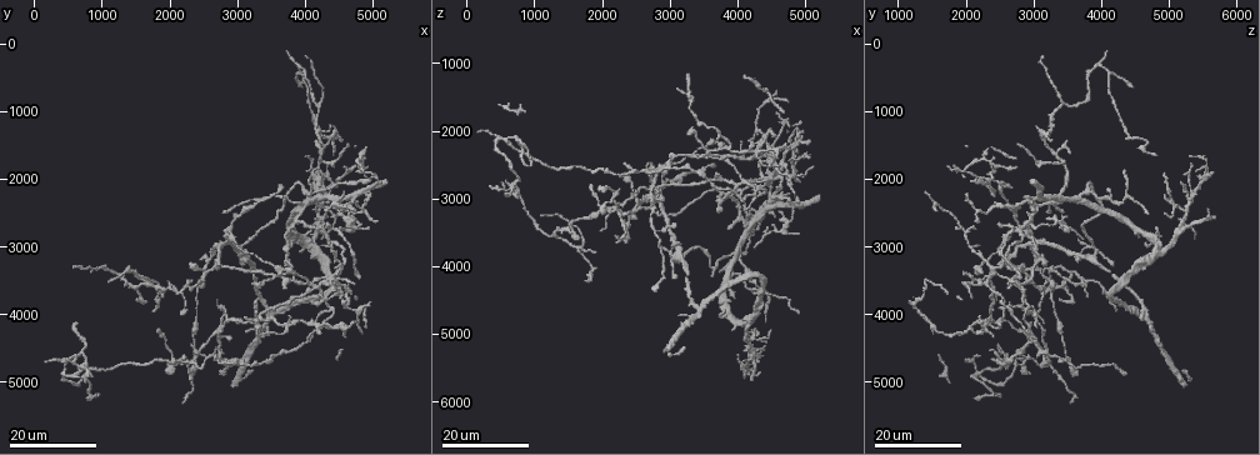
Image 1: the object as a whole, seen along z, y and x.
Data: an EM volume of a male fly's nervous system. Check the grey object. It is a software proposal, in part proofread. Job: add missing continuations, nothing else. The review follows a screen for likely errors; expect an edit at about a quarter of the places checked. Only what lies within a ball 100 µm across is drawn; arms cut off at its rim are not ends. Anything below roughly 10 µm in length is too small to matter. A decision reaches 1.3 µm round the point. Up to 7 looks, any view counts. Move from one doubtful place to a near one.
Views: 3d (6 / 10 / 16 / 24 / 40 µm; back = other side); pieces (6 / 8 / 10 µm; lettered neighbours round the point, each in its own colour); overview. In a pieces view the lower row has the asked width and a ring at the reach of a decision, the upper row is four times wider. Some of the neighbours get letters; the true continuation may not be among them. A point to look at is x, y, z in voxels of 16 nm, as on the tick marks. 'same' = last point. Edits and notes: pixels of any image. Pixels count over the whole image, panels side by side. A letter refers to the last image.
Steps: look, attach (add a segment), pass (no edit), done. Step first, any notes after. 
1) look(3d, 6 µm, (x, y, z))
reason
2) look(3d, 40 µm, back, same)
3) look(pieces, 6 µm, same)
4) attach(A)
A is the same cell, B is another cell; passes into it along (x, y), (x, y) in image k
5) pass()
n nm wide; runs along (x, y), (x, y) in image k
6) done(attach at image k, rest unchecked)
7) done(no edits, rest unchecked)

look(3d, 24 µm, (1950, 3550, 3450))
tapers out

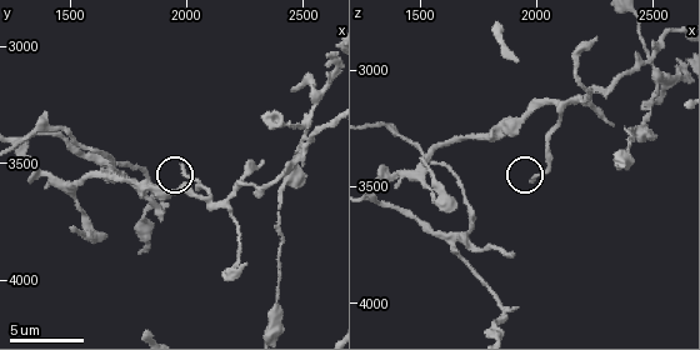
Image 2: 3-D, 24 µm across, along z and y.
look(pieces, 8 µm, (1990, 3510, 3480))
see the neighbours

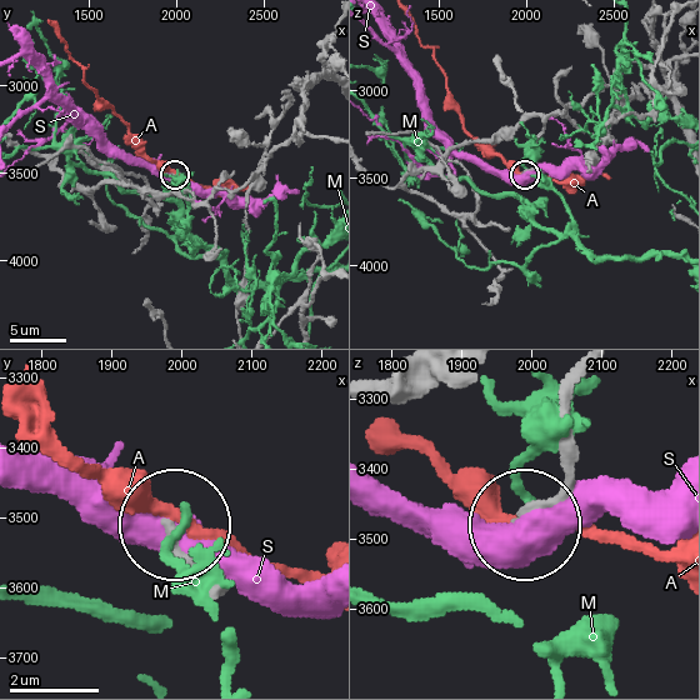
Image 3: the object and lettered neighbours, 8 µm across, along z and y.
pass()
A, M and S are other cells; runs along (214, 590), (169, 526) in image 3; none of them fits

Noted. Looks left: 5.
look(3d, 24 µm, (550, 3300, 2750))

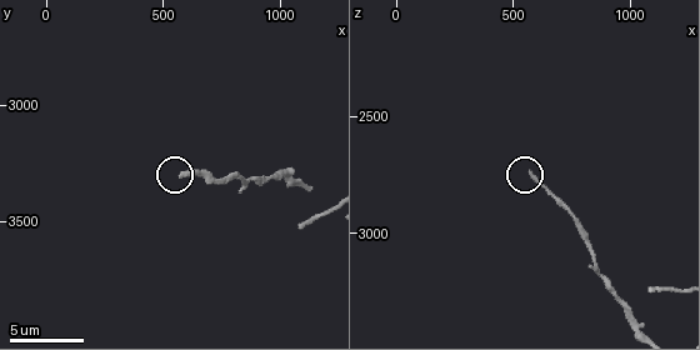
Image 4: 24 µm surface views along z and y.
look(pieces, 6 µm, (580, 3310, 2730))

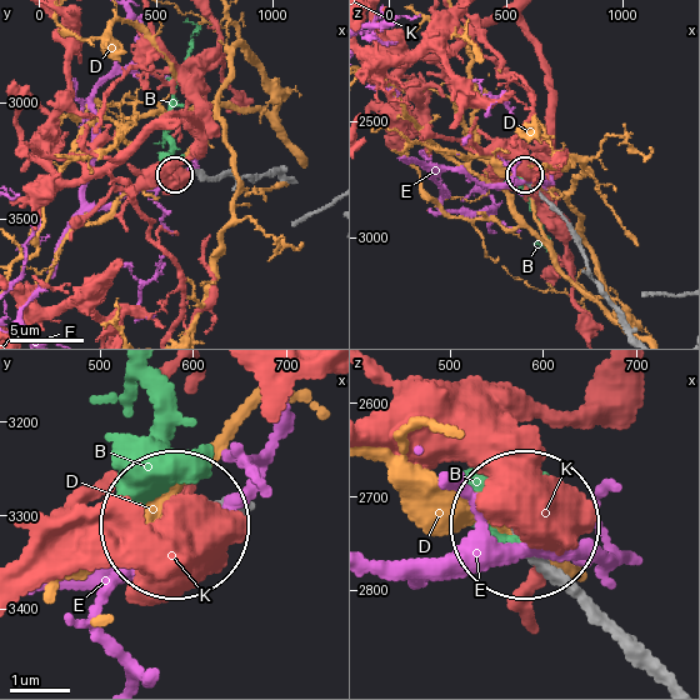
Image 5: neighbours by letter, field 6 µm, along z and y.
pass()
170 nm wide; B, D, E and K are other cells; none of them fits

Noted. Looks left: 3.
look(3d, 16 µm, (2750, 2500, 3200))
long arm stops here

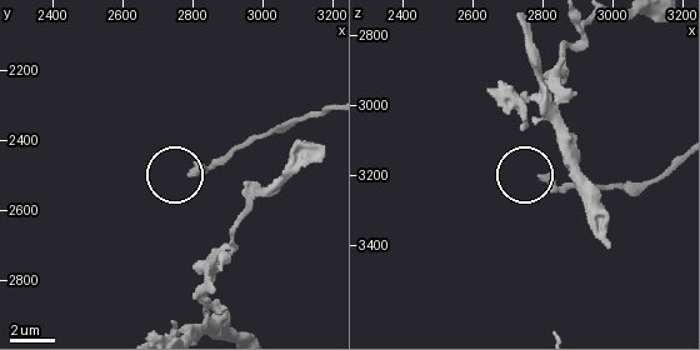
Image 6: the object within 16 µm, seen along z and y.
look(pieces, 10 µm, (2800, 2500, 3210))

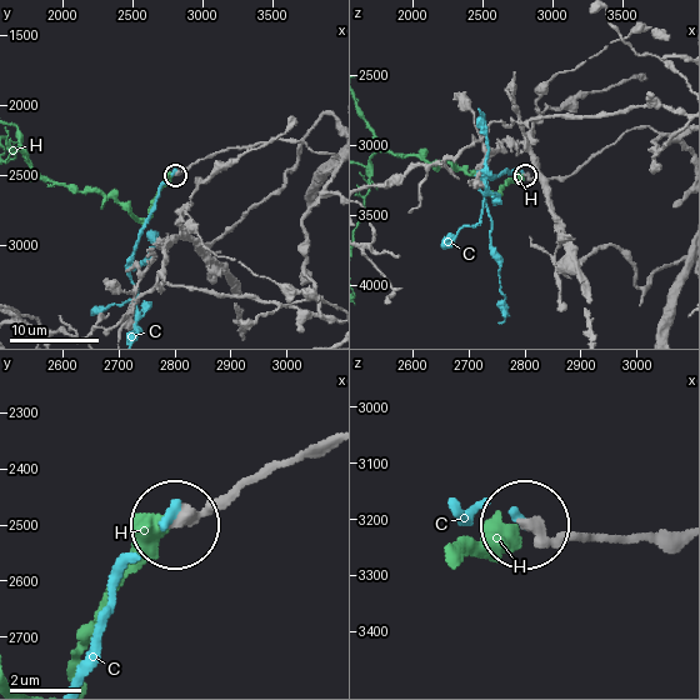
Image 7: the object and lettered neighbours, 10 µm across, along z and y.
pass()
350 nm wide; C and H are other cells; runs along (675, 531), (550, 540), (526, 525) in image 7; none of them fits

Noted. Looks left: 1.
done(no edits, rest unchecked)

